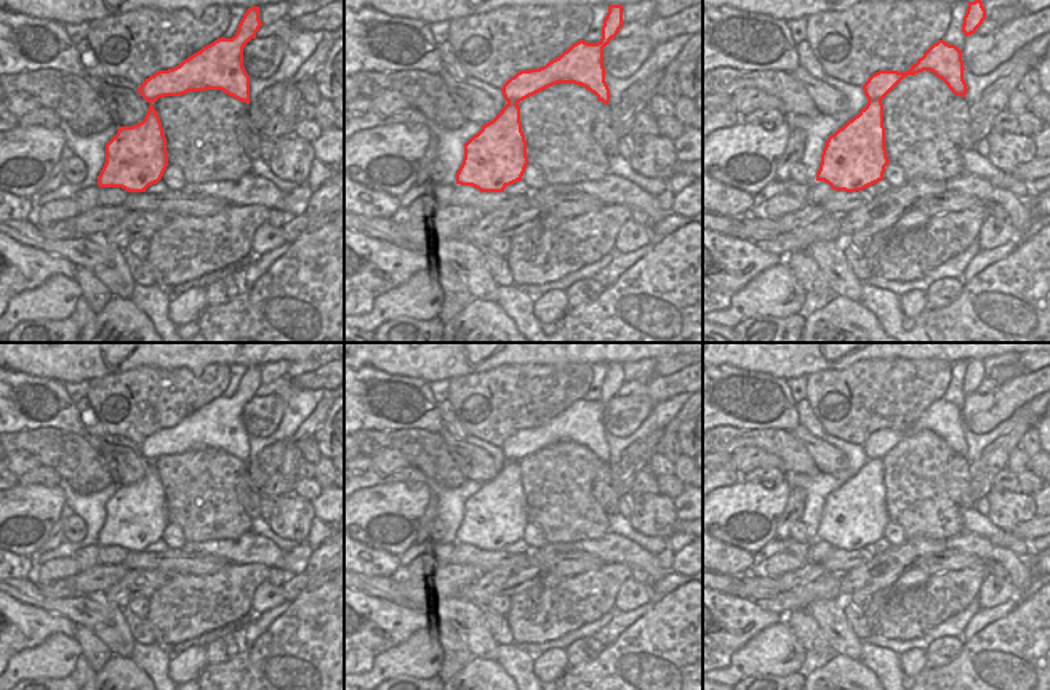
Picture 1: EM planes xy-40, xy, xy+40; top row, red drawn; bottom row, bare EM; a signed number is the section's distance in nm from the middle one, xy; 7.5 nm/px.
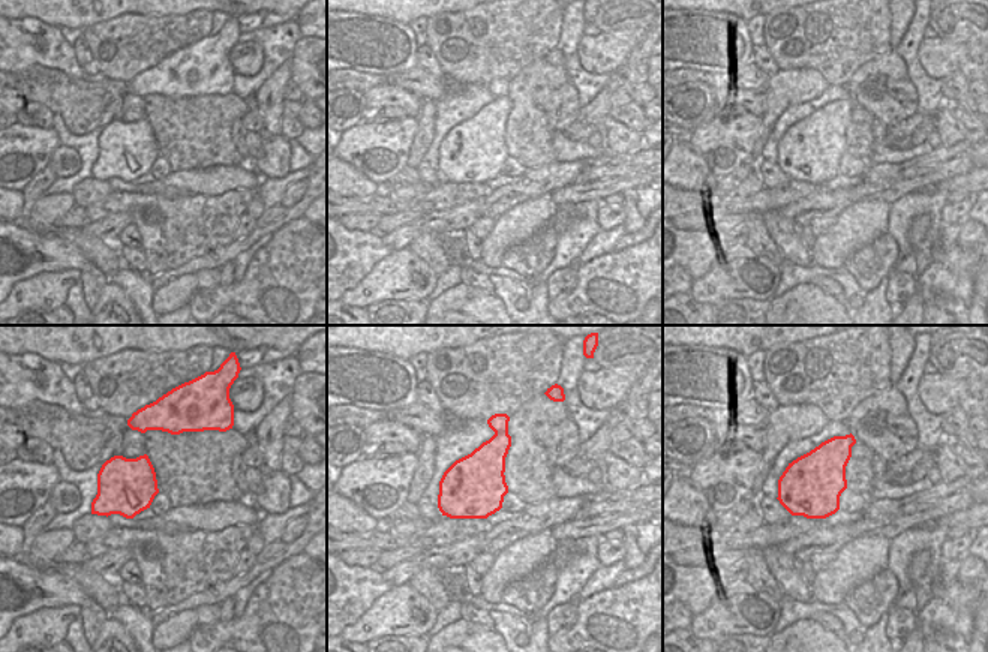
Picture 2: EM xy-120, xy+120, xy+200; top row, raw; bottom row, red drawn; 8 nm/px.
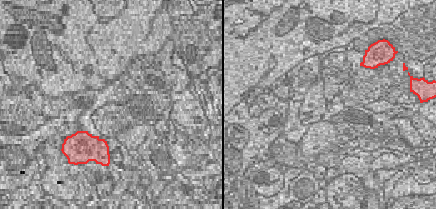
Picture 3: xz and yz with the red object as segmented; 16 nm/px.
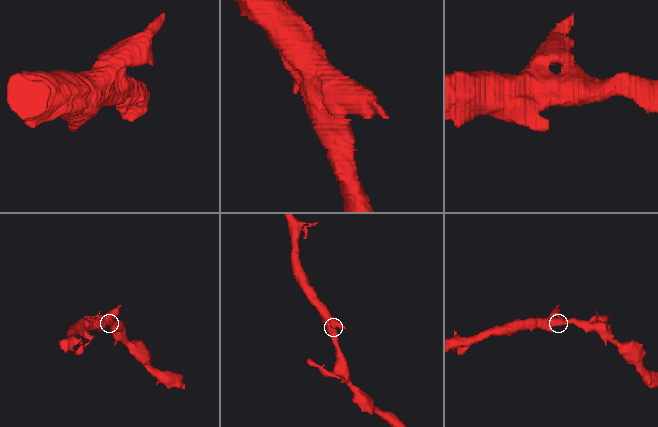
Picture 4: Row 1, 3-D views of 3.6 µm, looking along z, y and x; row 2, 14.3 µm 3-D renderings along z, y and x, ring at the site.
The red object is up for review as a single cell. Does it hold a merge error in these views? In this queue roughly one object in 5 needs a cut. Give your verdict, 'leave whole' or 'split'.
leave whole

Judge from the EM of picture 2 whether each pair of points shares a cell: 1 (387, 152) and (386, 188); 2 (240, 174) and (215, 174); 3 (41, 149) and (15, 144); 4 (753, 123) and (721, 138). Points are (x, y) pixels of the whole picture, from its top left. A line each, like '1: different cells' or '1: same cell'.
1: different cells
2: same cell
3: same cell
4: same cell

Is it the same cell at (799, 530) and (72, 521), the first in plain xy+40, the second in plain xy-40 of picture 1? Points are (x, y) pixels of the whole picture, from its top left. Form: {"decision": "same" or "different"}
{"decision": "same"}

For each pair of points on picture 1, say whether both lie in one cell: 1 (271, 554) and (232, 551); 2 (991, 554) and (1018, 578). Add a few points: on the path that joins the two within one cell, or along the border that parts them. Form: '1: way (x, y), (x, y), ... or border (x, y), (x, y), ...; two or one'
1: way (261, 554), (248, 556), (242, 551); one
2: way (999, 556), (1017, 570); one

